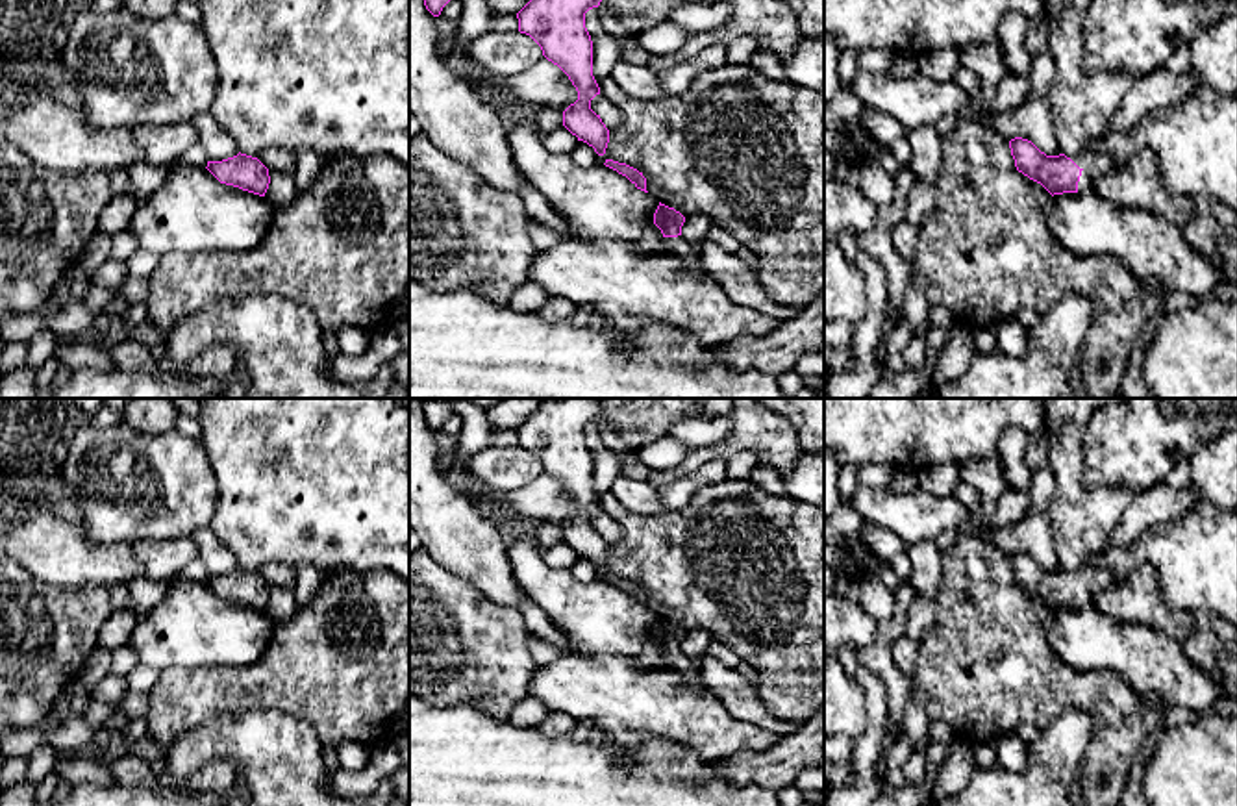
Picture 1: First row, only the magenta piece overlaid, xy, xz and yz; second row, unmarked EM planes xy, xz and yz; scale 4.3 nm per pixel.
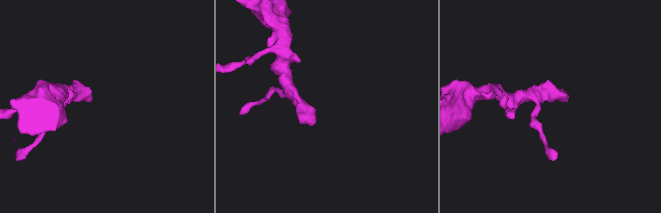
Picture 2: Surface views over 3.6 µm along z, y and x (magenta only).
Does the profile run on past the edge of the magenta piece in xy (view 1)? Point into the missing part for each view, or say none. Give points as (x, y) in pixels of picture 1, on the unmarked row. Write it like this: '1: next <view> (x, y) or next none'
1: next none

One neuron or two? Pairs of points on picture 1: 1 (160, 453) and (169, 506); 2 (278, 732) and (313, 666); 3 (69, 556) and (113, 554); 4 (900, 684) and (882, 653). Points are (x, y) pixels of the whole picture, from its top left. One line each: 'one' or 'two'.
1: one
2: two
3: one
4: one

